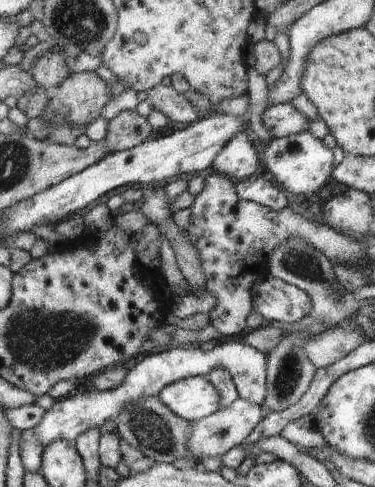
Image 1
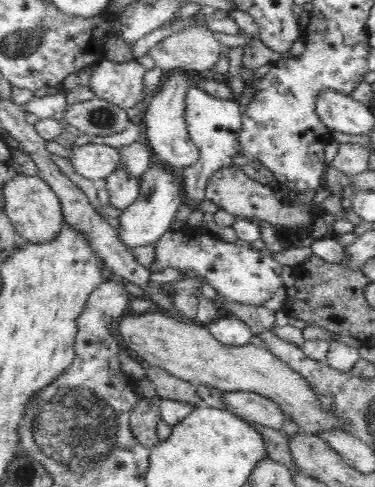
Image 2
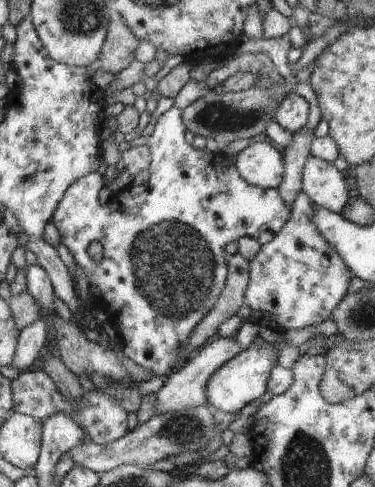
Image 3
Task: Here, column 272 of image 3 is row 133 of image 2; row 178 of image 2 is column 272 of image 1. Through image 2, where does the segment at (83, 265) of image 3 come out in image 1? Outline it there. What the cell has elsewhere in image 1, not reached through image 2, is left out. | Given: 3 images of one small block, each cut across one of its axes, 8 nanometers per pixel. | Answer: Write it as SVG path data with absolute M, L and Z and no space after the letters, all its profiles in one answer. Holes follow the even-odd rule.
M249 176L245 180L235 180L235 194L241 200L257 202L265 208L271 208L273 212L281 212L281 208L287 206L285 190L281 190L275 182L263 180L261 176Z

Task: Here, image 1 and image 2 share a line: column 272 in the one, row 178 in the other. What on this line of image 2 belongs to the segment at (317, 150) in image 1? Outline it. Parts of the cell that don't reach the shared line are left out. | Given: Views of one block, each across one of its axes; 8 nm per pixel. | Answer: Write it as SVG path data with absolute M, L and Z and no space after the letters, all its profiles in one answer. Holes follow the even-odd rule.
M152 164L140 178L140 196L120 216L120 230L116 230L120 242L130 250L146 244L156 244L166 232L170 232L170 224L176 220L176 214L182 208L182 196L184 188L180 174L164 168L162 164Z

